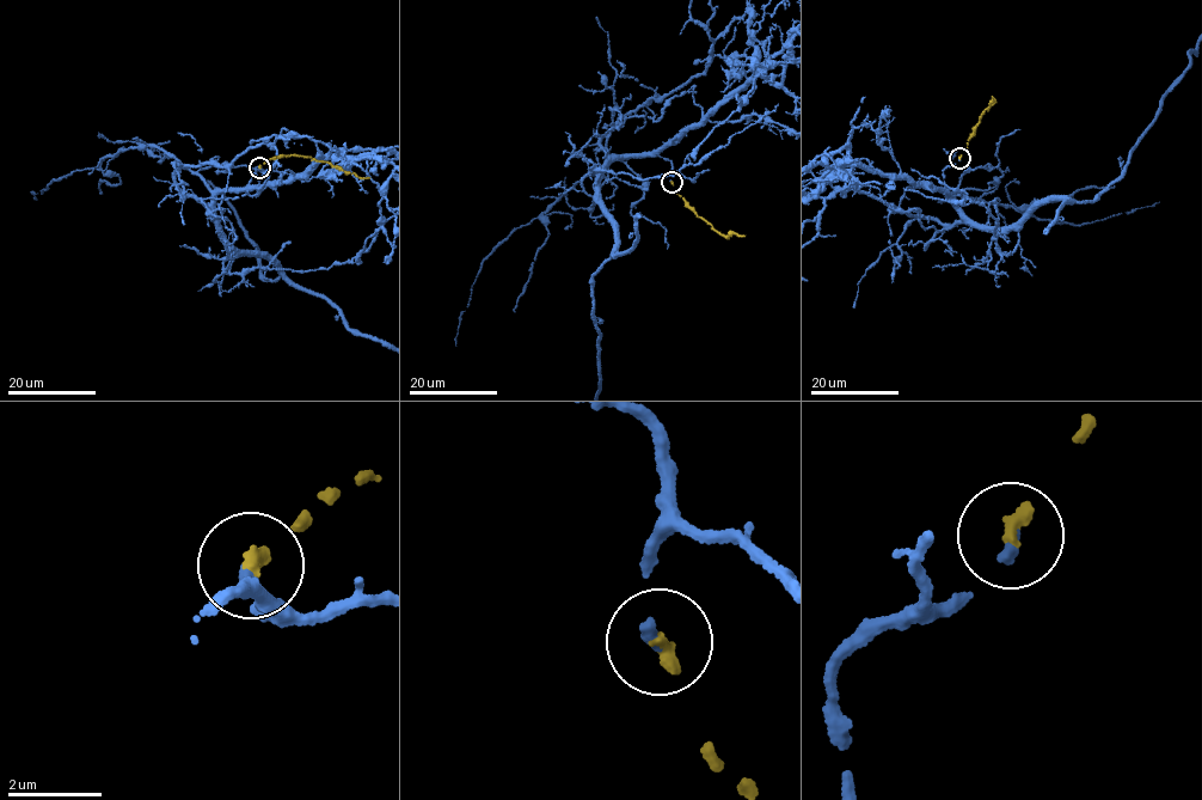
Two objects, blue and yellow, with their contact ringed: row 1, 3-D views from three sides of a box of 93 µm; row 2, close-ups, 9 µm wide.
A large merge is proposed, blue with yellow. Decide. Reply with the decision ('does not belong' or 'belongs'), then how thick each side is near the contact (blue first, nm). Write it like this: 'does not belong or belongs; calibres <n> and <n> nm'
belongs; calibres 240 and 280 nm

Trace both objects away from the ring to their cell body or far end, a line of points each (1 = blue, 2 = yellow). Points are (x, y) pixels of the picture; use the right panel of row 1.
1: (960, 158), (944, 179), (979, 224), (999, 227), (1056, 200), (1093, 200), (1122, 175)
2: (960, 158), (994, 102), (989, 102), (992, 97)

